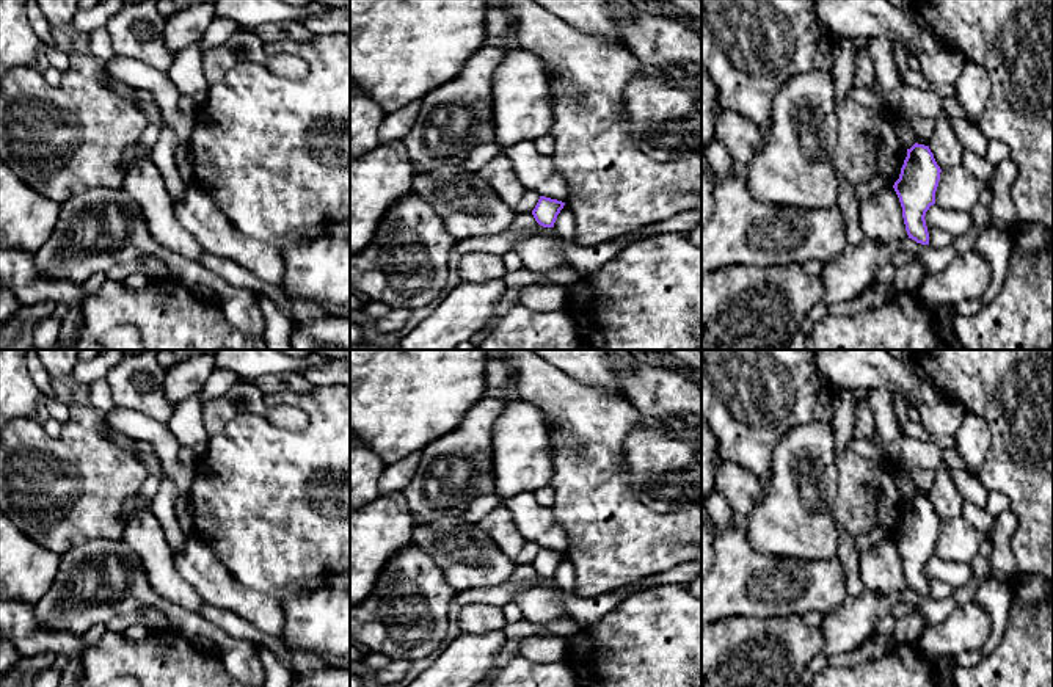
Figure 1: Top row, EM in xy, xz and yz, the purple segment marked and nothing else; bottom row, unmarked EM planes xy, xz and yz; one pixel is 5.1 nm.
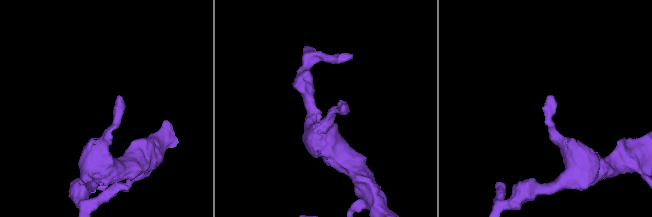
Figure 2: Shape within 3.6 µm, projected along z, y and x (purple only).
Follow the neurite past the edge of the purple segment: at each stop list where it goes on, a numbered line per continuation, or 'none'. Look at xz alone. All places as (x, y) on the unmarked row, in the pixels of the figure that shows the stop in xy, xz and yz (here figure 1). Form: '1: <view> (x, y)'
none

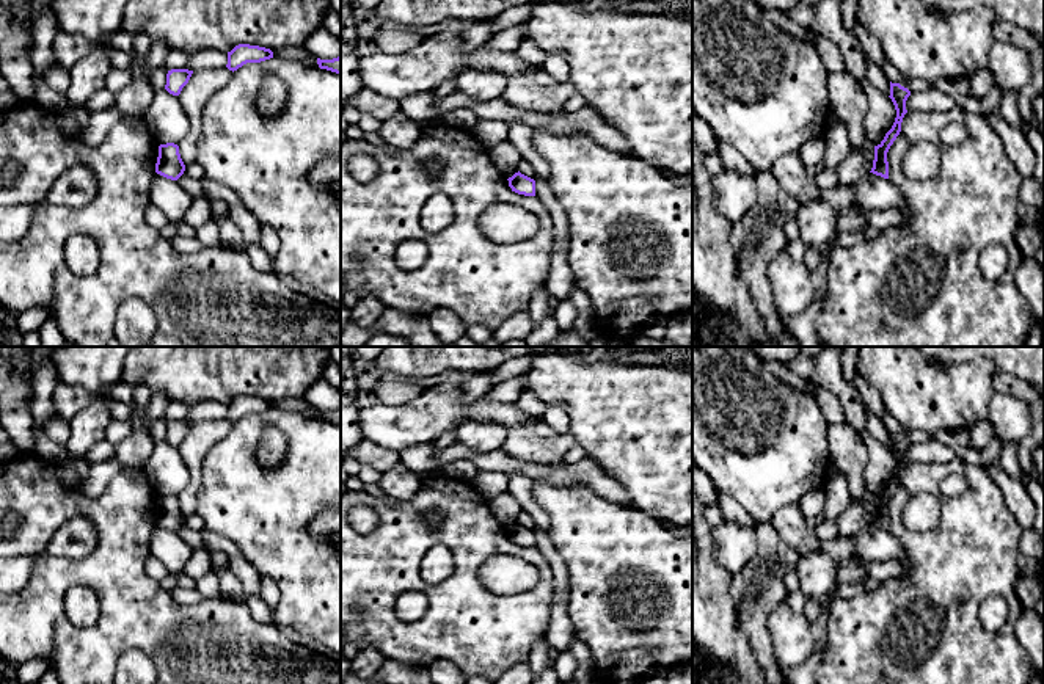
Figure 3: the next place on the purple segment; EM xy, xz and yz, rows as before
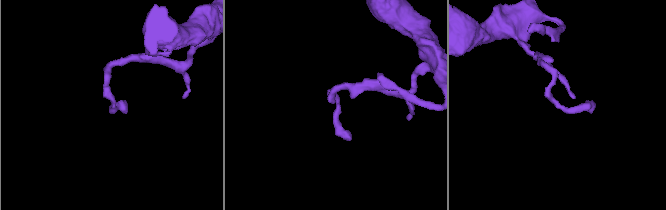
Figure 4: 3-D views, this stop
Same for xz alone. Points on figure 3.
none

